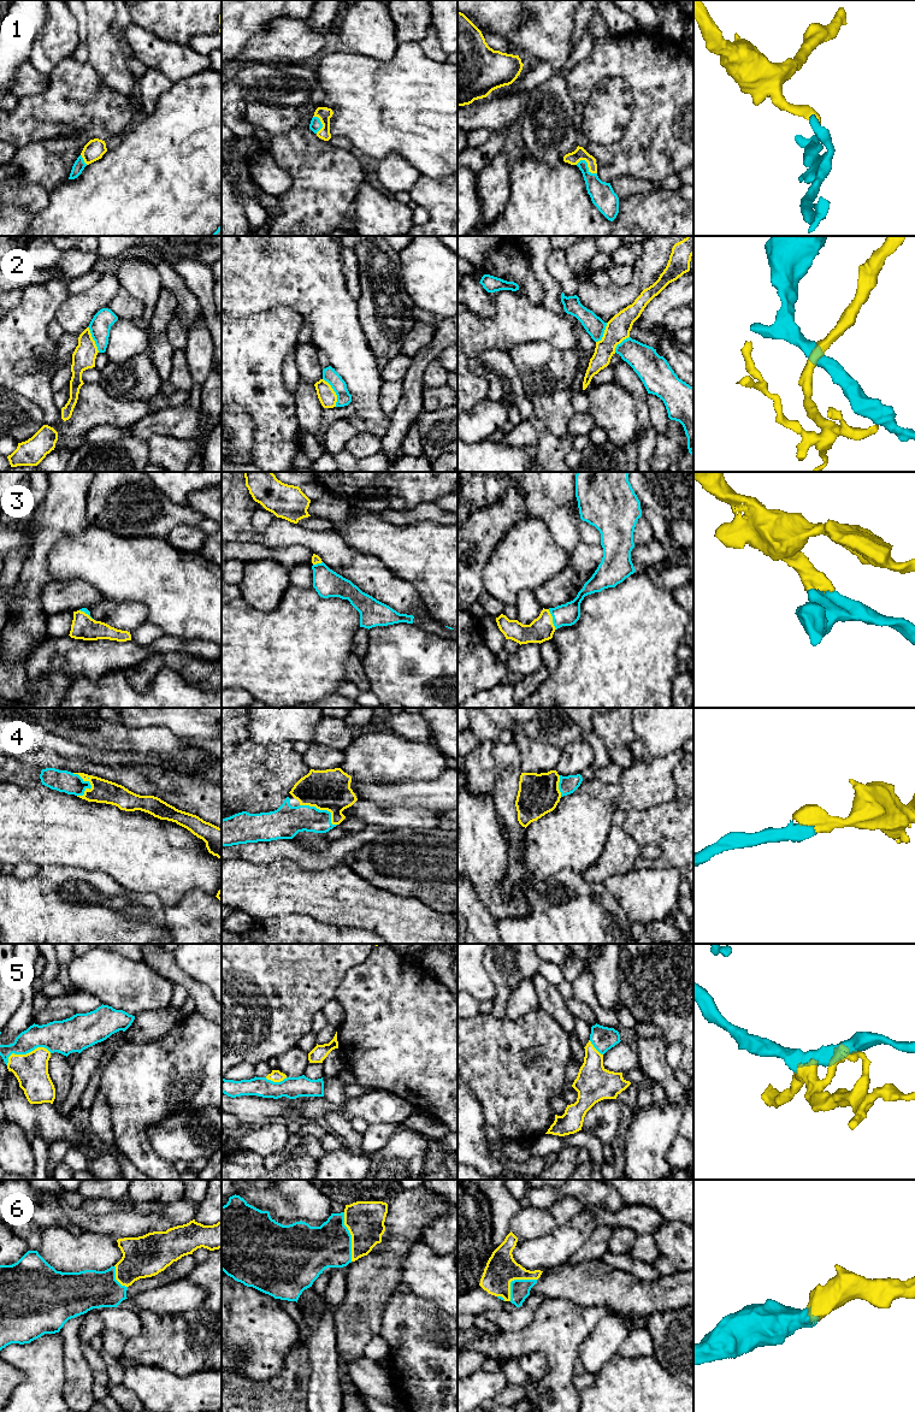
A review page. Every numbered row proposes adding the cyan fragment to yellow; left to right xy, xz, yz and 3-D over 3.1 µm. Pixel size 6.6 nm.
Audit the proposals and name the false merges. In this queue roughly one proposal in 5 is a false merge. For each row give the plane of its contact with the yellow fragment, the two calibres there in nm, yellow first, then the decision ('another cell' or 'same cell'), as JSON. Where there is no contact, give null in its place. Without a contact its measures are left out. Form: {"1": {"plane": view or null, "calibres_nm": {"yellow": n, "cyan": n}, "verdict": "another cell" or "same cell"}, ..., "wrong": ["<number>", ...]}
{"1": {"plane": "yz", "calibres_nm": {"yellow": 90, "cyan": 160}, "verdict": "same cell"}, "2": {"plane": "xz", "calibres_nm": {"yellow": 120, "cyan": 100}, "verdict": "another cell"}, "3": {"plane": "yz", "calibres_nm": {"yellow": 160, "cyan": 150}, "verdict": "same cell"}, "4": {"plane": "xz", "calibres_nm": {"yellow": 280, "cyan": 200}, "verdict": "same cell"}, "5": {"plane": "xy", "calibres_nm": {"yellow": 220, "cyan": 220}, "verdict": "same cell"}, "6": {"plane": "xz", "calibres_nm": {"yellow": 260, "cyan": 300}, "verdict": "same cell"}, "wrong": ["2"]}

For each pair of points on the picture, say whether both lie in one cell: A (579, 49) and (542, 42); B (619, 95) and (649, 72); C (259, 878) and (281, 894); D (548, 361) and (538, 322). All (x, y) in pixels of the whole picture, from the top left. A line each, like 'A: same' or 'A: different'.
A: different
B: different
C: same
D: different

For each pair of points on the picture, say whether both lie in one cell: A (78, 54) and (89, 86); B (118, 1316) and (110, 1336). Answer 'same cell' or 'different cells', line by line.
A: different cells
B: different cells

